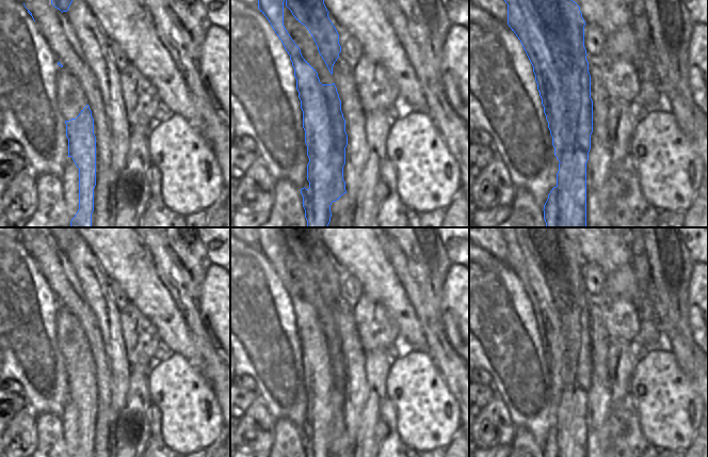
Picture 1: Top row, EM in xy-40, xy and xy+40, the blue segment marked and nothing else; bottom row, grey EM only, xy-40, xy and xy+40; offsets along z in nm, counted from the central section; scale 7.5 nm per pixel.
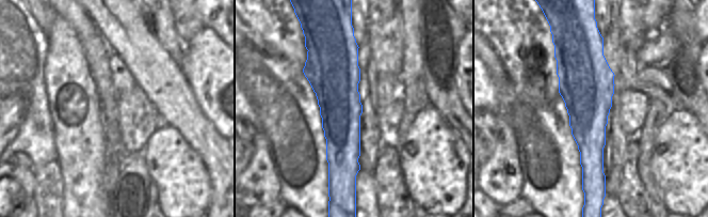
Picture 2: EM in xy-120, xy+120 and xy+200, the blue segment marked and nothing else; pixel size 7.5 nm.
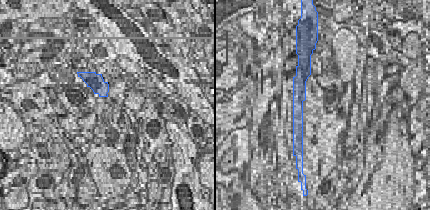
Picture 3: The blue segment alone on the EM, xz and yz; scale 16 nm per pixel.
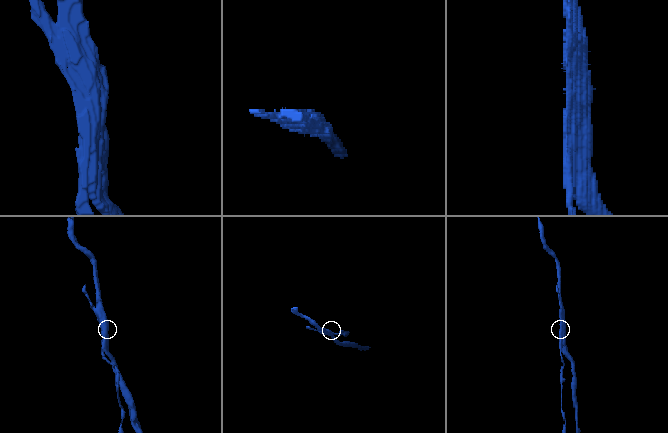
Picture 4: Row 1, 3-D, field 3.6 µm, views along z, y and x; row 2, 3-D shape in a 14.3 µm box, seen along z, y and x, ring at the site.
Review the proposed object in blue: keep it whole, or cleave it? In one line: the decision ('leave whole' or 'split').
split

